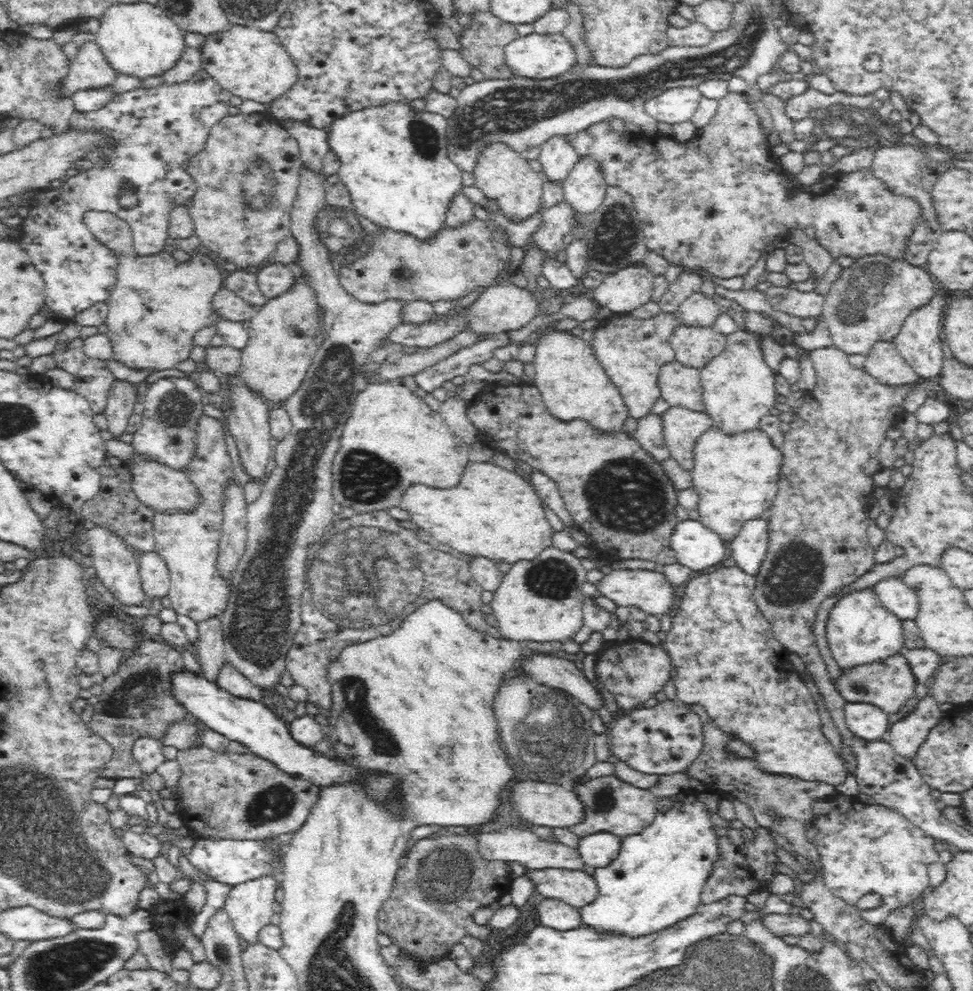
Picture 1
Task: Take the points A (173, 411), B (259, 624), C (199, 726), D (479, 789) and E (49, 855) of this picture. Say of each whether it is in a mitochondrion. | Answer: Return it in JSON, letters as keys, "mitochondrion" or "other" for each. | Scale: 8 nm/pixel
{"A":"mitochondrion","B":"mitochondrion","C":"other","D":"other","E":"mitochondrion"}

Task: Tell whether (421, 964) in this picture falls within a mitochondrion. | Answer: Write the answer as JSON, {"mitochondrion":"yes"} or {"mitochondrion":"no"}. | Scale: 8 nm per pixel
{"mitochondrion":"no"}

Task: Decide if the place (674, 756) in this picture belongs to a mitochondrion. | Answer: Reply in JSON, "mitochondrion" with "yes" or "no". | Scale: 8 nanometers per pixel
{"mitochondrion":"no"}

